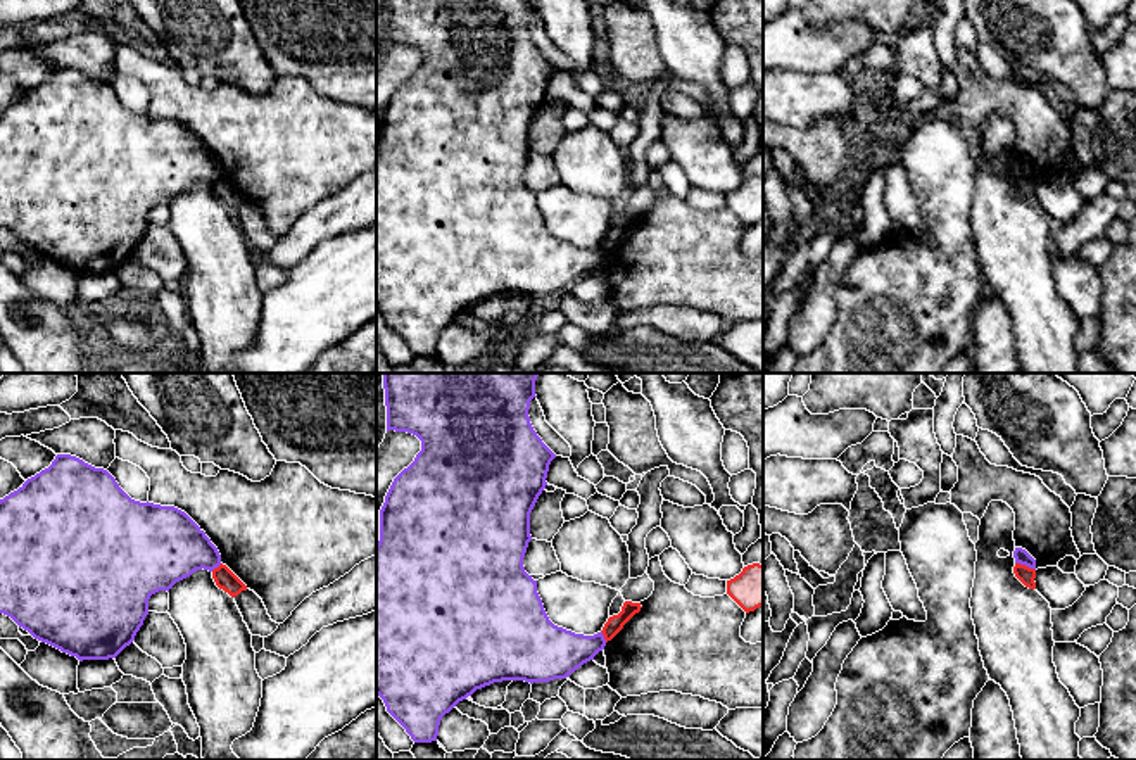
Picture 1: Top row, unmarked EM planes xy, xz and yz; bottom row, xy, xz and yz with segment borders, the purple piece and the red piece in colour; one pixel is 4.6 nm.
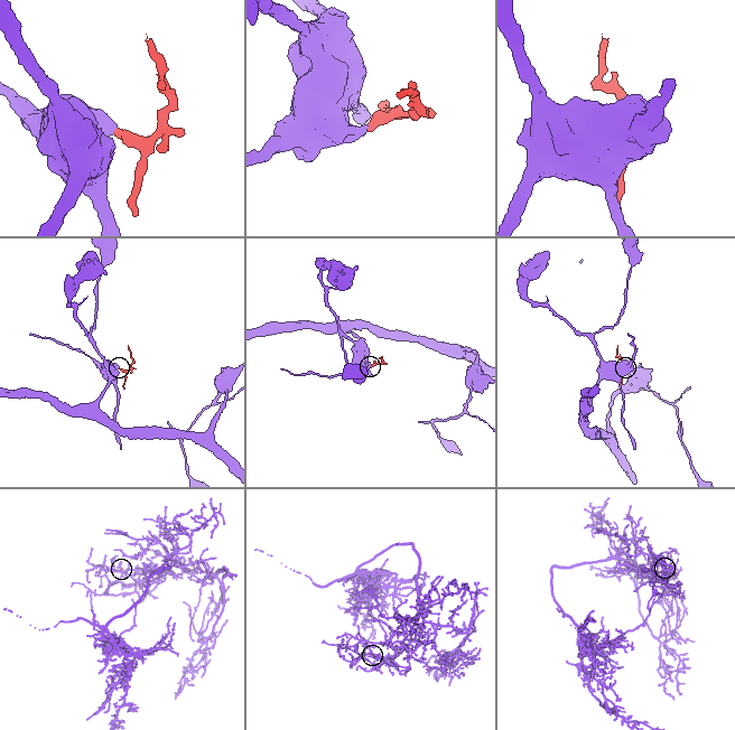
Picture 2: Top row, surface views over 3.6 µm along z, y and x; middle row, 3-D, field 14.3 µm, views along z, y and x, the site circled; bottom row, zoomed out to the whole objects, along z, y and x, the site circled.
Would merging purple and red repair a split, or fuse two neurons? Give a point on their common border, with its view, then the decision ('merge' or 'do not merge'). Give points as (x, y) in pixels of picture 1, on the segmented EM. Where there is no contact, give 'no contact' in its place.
contact yz (1026, 565); do not merge

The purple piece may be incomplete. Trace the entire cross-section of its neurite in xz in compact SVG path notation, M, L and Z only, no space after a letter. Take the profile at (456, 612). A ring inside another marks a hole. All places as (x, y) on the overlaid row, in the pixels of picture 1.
M383 373L387 432L407 432L421 440L421 451L392 482L380 510L380 541L376 542L376 694L387 712L406 729L414 743L437 741L439 725L459 701L476 689L502 681L549 682L571 672L604 649L603 632L575 634L554 625L537 592L537 580L525 572L523 558L532 541L530 513L546 489L547 472L556 454L542 442L530 423L528 409L535 396L539 373Z

